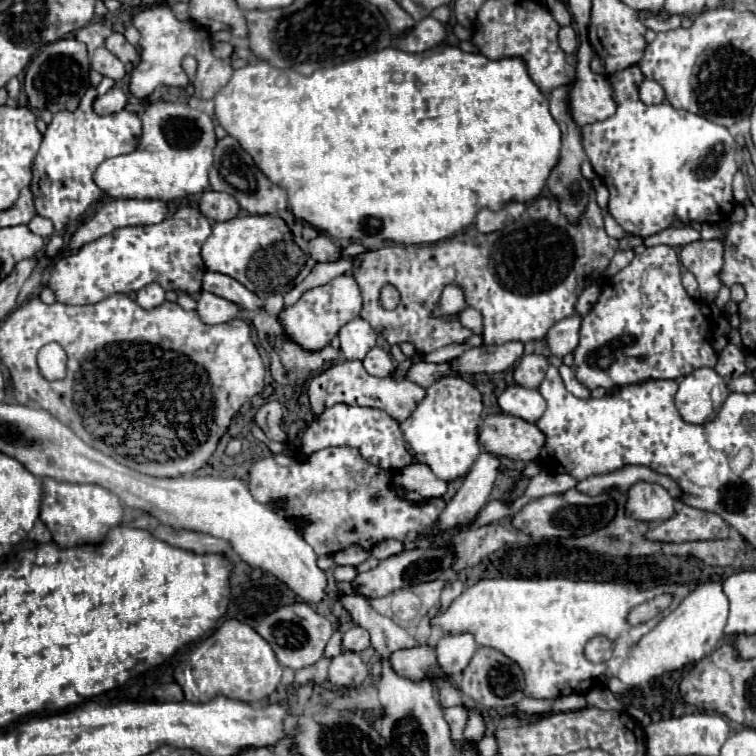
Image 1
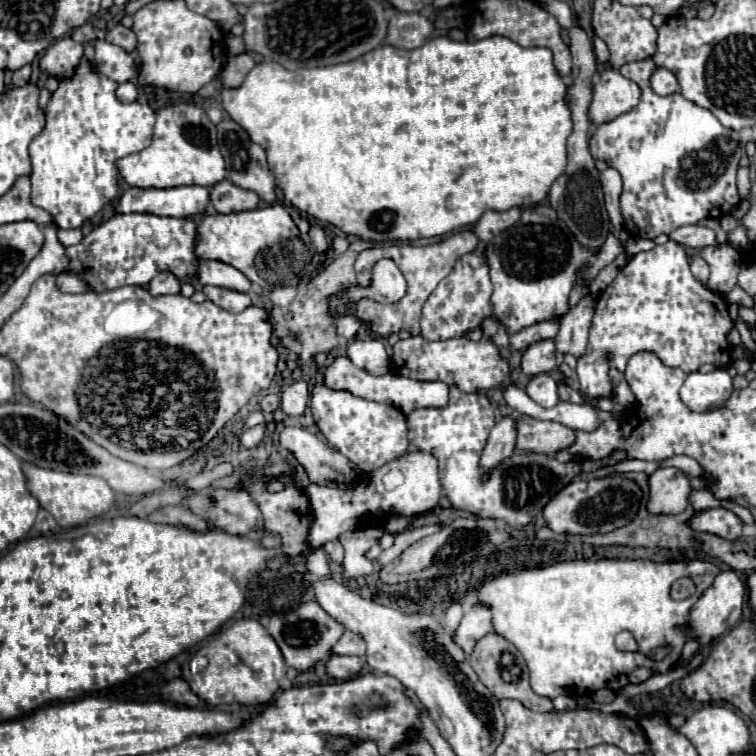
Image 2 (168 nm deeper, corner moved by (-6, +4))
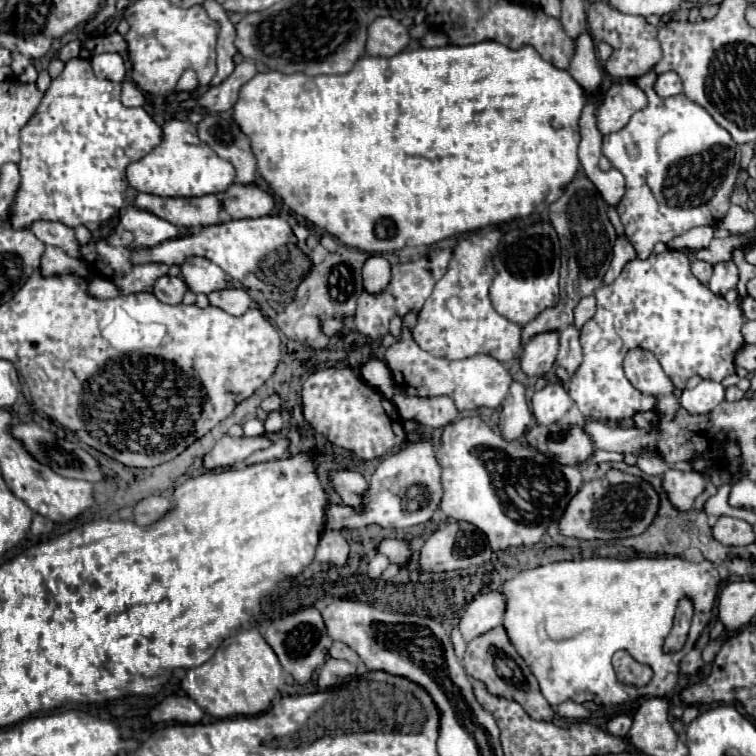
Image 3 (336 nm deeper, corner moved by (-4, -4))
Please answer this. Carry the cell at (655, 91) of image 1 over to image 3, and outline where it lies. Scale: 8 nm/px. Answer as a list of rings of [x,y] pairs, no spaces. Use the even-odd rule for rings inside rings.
[[[669,71],[669,73],[661,73],[655,81],[655,93],[661,95],[661,97],[673,97],[673,95],[679,95],[683,89],[681,85],[681,79],[677,73]]]

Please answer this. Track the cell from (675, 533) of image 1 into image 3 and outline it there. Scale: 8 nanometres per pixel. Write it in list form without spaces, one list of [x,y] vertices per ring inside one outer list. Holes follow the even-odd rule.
[[[719,517],[713,525],[713,537],[723,545],[749,545],[755,541],[751,525],[733,517]]]

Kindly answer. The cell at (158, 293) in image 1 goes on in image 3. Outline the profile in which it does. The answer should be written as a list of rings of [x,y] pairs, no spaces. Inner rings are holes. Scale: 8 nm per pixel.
[[[159,277],[157,283],[153,285],[153,295],[169,305],[177,305],[183,299],[183,293],[187,291],[187,285],[179,277]]]

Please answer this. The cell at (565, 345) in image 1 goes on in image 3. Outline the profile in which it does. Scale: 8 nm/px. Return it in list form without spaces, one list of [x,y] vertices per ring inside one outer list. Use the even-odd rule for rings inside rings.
[[[569,325],[559,333],[559,355],[557,355],[557,365],[565,367],[569,375],[577,371],[577,367],[583,361],[583,349],[579,343],[579,329],[575,325]]]

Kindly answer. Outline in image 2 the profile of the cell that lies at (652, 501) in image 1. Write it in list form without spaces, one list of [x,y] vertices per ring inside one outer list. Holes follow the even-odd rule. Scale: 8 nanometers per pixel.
[[[675,467],[657,469],[649,477],[649,501],[647,507],[655,513],[683,513],[689,505],[691,483],[689,477]]]

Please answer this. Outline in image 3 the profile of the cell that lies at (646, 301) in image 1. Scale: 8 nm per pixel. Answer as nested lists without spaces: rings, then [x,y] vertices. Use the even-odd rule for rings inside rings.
[[[667,249],[659,255],[651,255],[645,261],[633,259],[629,261],[621,275],[611,283],[603,285],[595,291],[597,299],[597,313],[583,325],[581,329],[581,347],[583,347],[583,363],[571,377],[569,395],[577,403],[579,411],[595,421],[607,421],[607,419],[625,419],[629,421],[633,413],[637,411],[649,411],[655,405],[653,397],[641,395],[637,389],[629,385],[629,381],[623,375],[623,357],[629,349],[643,347],[651,351],[663,371],[671,377],[677,393],[685,389],[685,383],[693,375],[701,375],[703,379],[711,381],[723,381],[727,375],[735,373],[733,357],[743,345],[741,337],[741,325],[745,321],[743,311],[737,303],[727,303],[723,297],[713,295],[703,283],[699,283],[691,269],[689,269],[689,257],[685,251]]]

